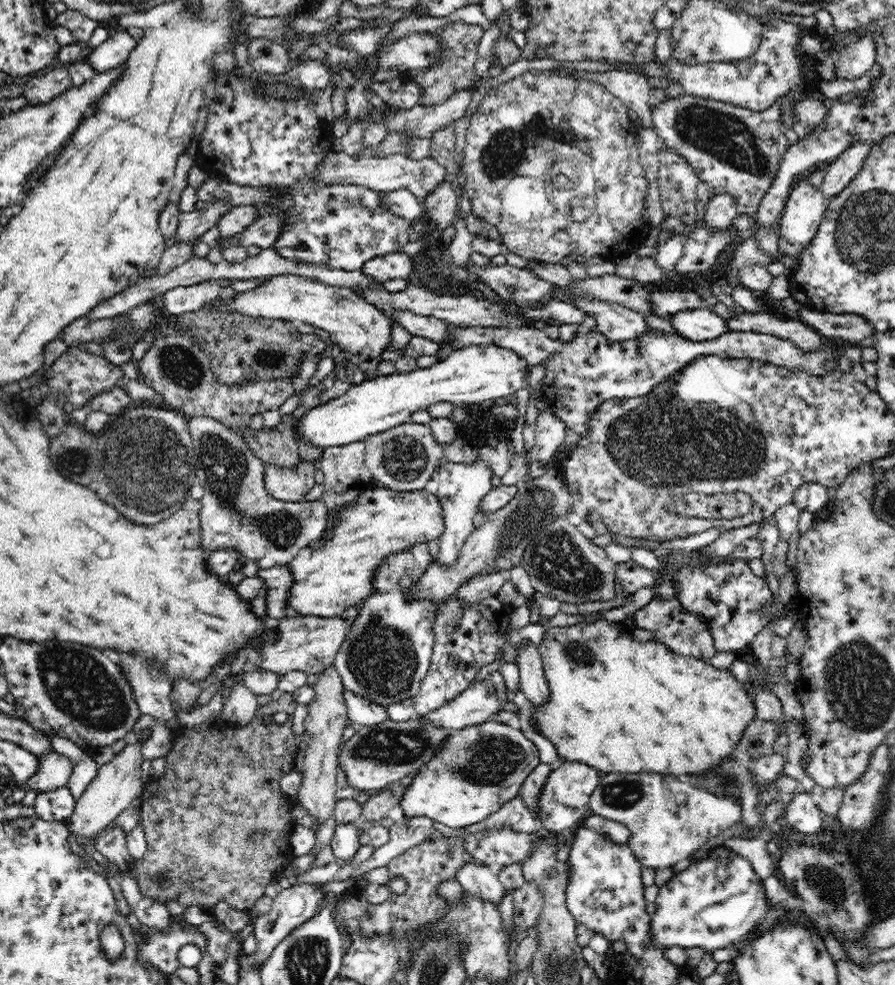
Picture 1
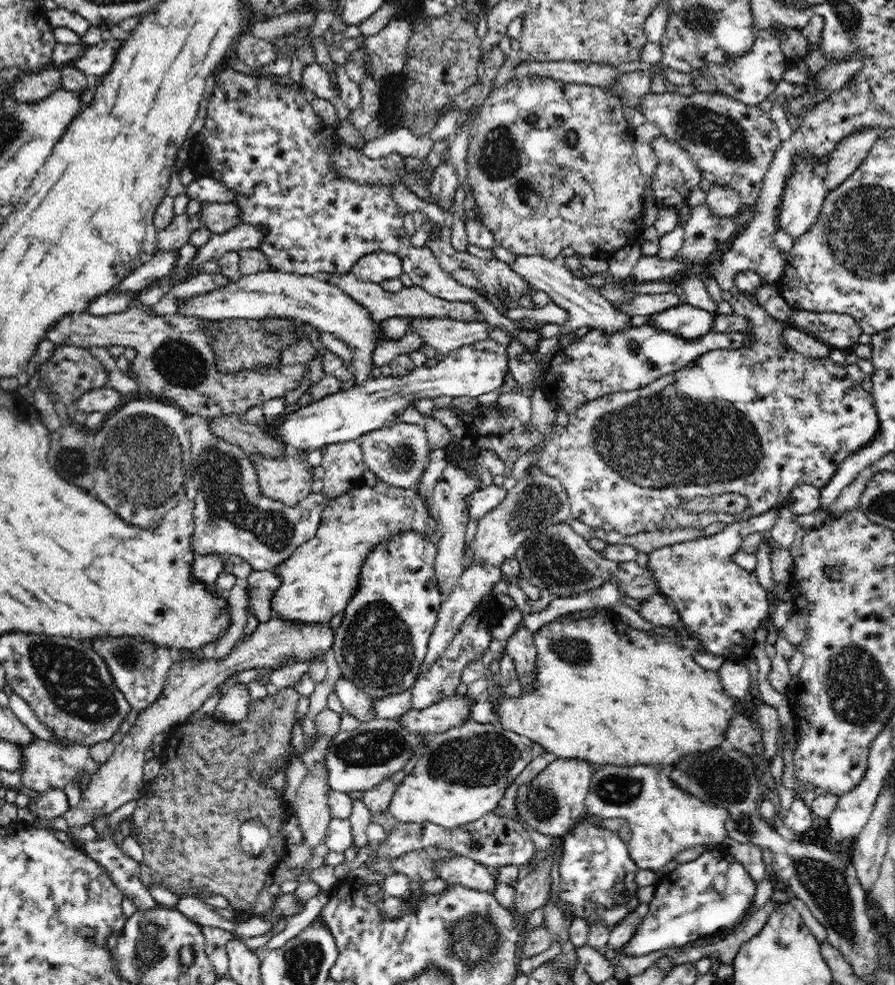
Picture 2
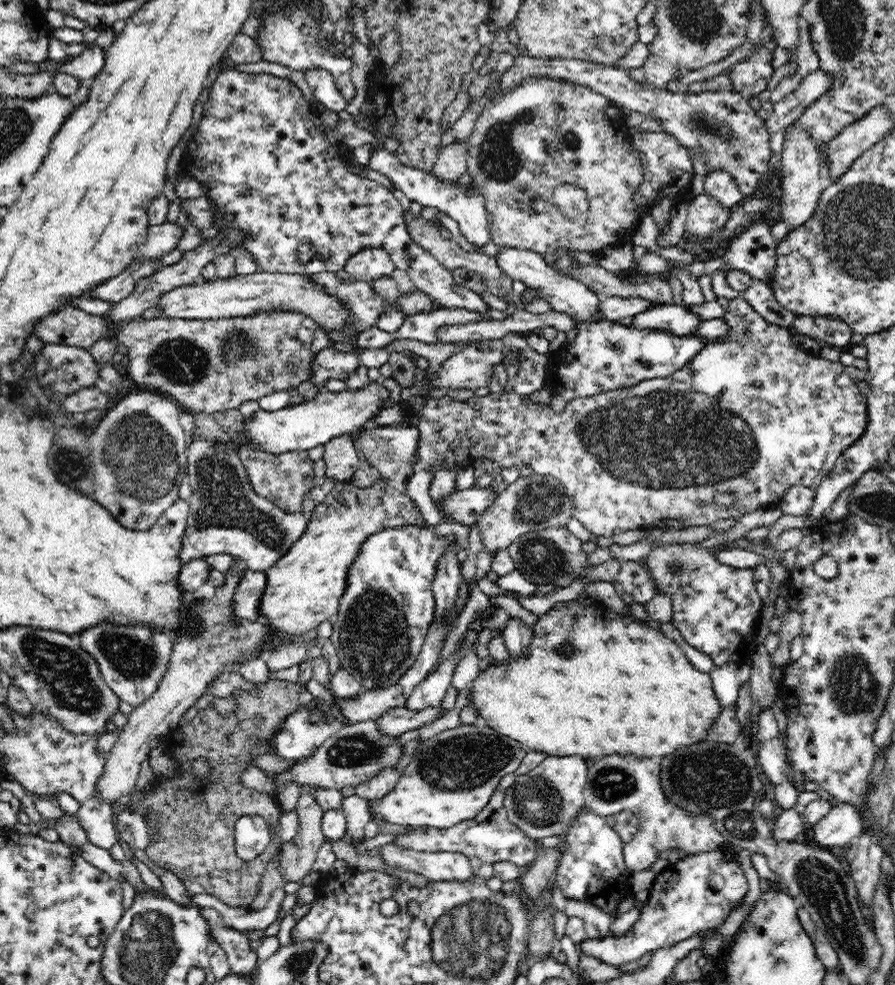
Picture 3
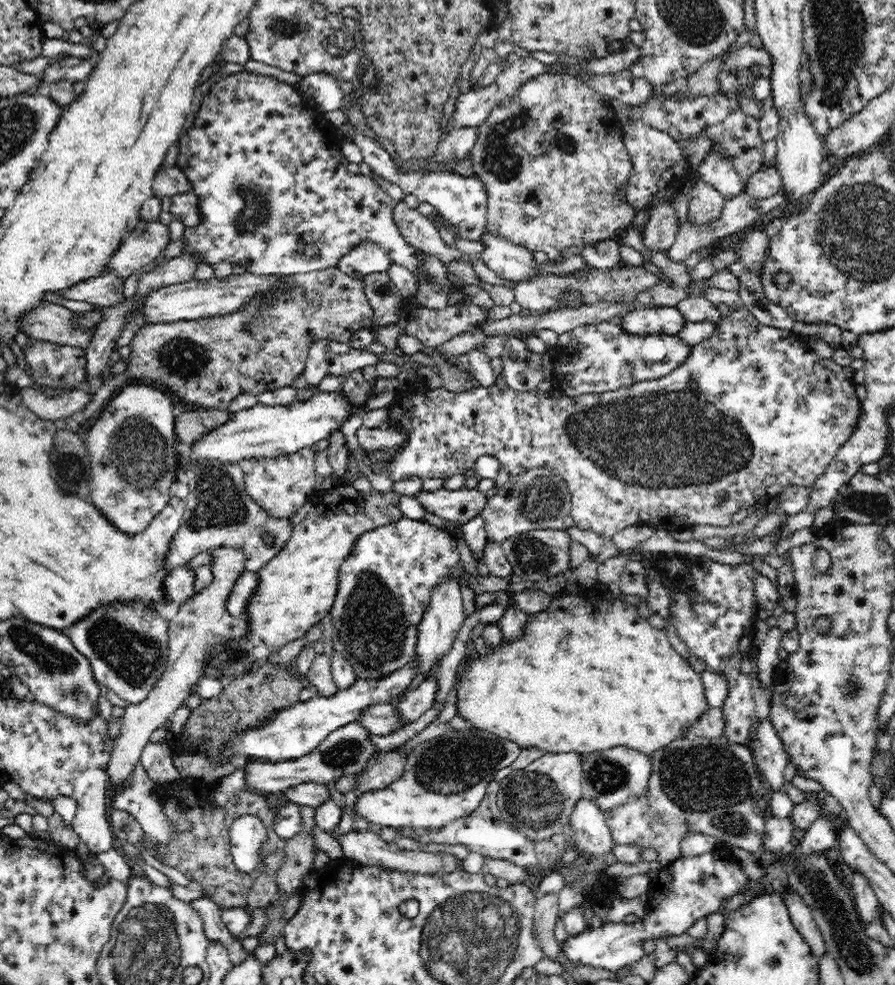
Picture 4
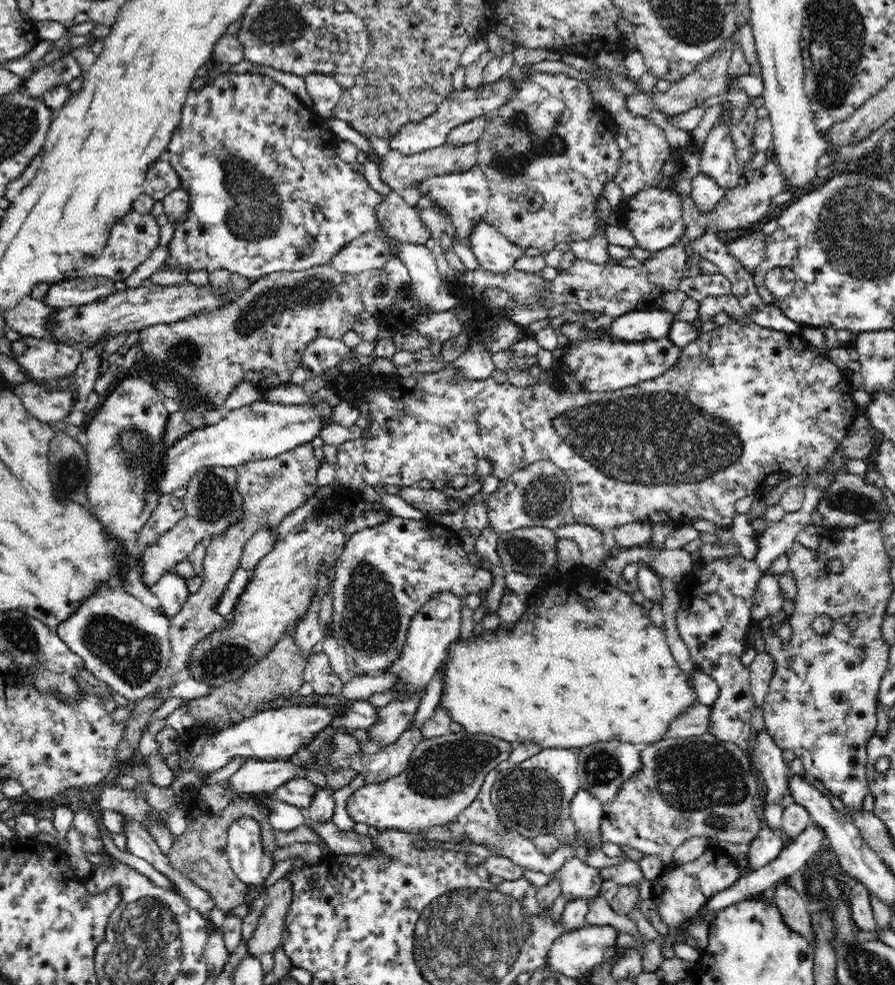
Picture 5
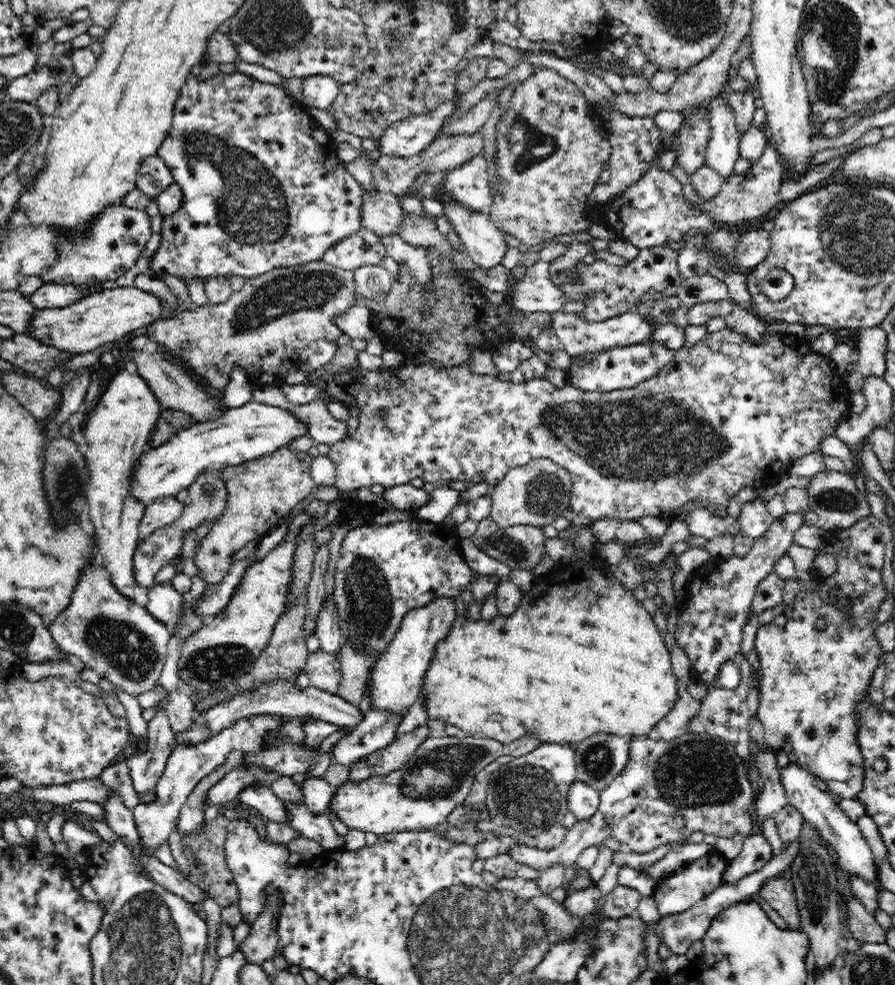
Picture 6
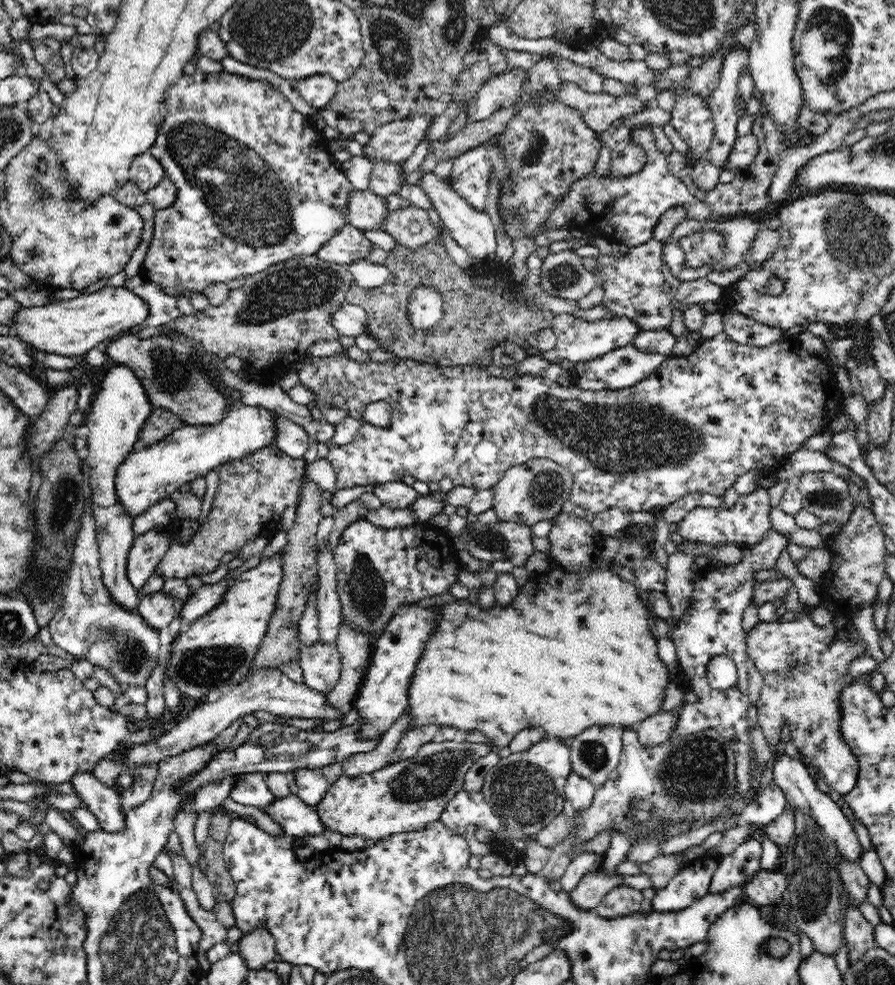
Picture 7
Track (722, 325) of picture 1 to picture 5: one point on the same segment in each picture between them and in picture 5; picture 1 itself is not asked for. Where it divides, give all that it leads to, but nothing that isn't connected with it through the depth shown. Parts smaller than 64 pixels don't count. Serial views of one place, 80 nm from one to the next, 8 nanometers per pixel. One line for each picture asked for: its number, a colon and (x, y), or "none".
2: (690, 322)
3: (674, 319)
4: (666, 319)
5: (638, 325)

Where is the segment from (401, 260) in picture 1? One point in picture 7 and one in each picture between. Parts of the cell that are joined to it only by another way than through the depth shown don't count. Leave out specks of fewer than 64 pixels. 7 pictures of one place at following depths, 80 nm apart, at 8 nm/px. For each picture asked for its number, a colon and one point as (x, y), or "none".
2: (375, 267)
3: (371, 263)
4: (367, 257)
5: (366, 252)
6: (364, 248)
7: (349, 244)

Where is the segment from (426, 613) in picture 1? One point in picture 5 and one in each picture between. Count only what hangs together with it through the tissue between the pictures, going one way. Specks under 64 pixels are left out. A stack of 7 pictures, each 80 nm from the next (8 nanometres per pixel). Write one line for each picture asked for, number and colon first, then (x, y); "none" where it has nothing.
2: (380, 646)
3: (382, 620)
4: (385, 583)
5: (386, 573)

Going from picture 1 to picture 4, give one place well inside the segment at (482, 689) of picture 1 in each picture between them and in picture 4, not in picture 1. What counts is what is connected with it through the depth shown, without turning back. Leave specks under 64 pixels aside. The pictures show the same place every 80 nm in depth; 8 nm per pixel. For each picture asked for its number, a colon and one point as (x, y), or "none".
2: (448, 713)
3: (397, 720)
4: (381, 719)

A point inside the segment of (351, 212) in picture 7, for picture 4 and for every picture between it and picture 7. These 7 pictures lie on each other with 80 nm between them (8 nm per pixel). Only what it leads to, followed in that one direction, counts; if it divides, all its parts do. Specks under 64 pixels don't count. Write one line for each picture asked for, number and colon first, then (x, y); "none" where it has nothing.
4: (418, 230)
5: (399, 220)
6: (381, 214)

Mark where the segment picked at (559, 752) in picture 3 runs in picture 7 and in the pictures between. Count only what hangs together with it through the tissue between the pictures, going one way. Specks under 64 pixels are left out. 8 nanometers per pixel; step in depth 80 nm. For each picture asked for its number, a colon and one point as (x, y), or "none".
4: (589, 673)
5: (581, 661)
6: (581, 656)
7: (574, 650)

